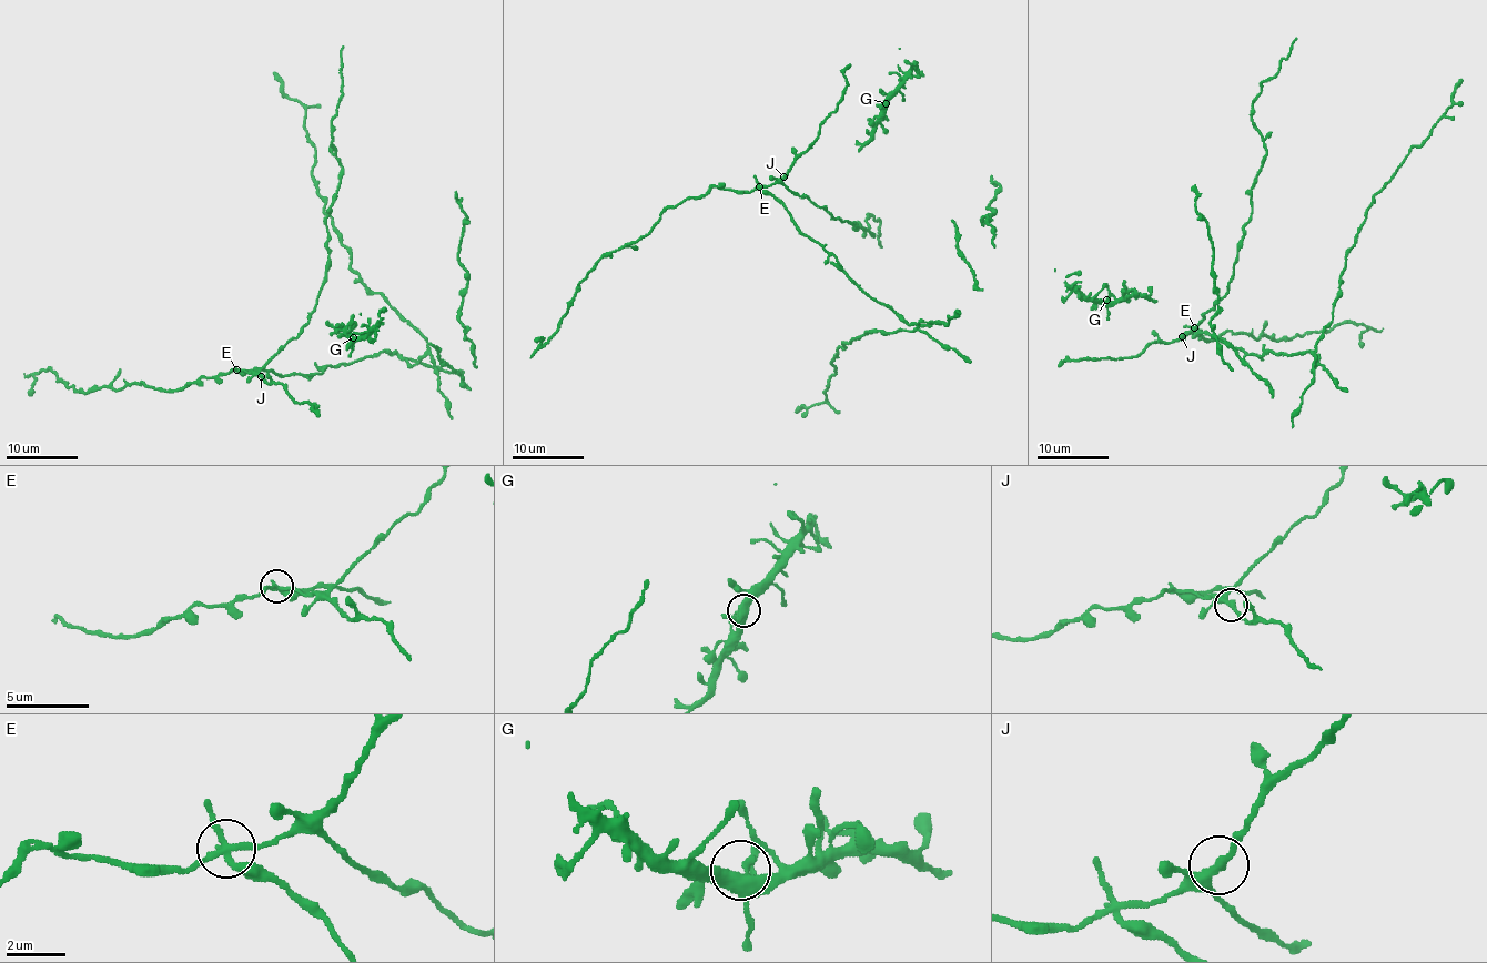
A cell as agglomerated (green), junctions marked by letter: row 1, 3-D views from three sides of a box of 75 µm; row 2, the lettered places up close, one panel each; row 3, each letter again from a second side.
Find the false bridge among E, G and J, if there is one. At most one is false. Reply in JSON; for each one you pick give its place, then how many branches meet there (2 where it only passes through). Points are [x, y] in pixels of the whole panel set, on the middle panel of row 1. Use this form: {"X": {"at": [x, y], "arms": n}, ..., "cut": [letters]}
{"E": {"at": [759, 186], "arms": 4}, "cut": ["E"]}

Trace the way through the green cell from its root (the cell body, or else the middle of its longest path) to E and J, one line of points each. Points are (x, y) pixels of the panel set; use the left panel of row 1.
E: (315, 374), (283, 376), (271, 370), (236, 368)
J: (315, 374), (283, 376), (260, 368), (236, 371), (258, 372), (261, 376)

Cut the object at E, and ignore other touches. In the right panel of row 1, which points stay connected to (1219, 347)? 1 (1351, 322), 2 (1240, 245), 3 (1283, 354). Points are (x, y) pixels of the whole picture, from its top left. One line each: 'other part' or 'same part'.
1: other part
2: other part
3: same part

